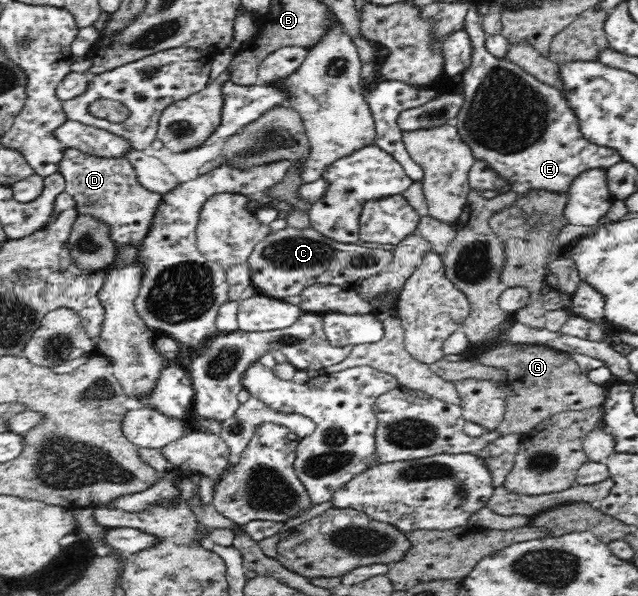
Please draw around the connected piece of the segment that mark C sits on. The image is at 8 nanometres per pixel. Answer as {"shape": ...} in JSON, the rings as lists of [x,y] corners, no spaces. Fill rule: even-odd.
{"shape":[[[287,226],[279,232],[272,232],[255,245],[248,262],[252,274],[252,285],[258,290],[258,294],[284,300],[287,296],[297,296],[308,286],[314,284],[332,284],[343,290],[356,290],[360,282],[366,278],[379,274],[393,261],[393,252],[382,249],[364,248],[362,244],[343,244],[327,238],[313,229],[295,229]]]}

